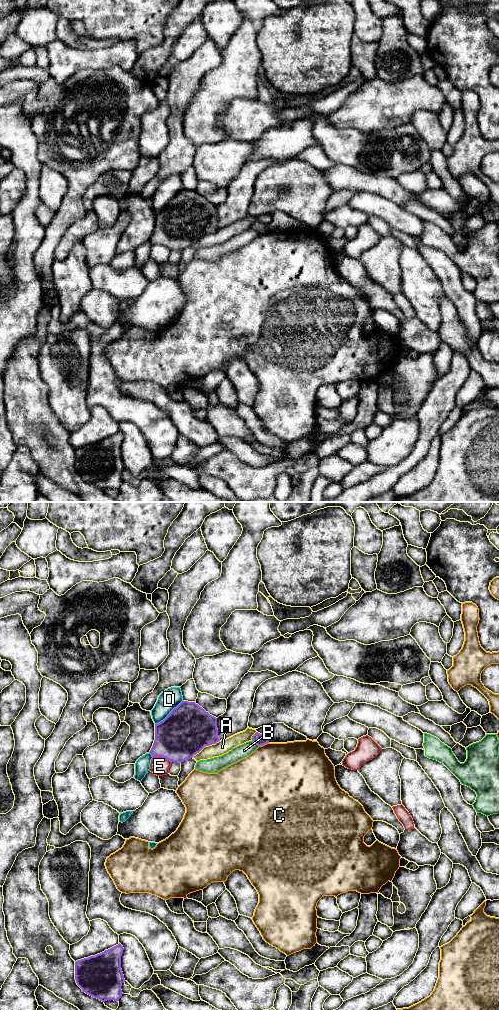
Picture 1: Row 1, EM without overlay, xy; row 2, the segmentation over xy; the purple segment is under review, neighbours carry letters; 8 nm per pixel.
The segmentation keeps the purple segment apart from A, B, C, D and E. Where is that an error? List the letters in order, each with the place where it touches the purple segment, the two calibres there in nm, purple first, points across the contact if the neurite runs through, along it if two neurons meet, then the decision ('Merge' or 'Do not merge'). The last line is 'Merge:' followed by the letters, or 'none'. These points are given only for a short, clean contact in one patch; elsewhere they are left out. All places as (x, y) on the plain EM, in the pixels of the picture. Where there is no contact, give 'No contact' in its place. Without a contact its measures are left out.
A: Touches purple at xy (205, 233). Thickness 380 nm (purple) against 120 nm. Do not merge
B: Touches purple at xy (255, 230). Thickness 90 nm (purple) against 110 nm. Do not merge
C: Touches purple at xy (263, 232). Thickness 90 nm (purple) against 480 nm. Do not merge
D: Touches purple at xy (169, 202). Thickness 380 nm (purple) against 160 nm. Do not merge
E: Touches purple at xy (162, 245). Thickness 380 nm (purple) against 150 nm. Do not merge
Merge: none

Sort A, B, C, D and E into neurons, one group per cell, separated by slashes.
A / B / C / D / E

